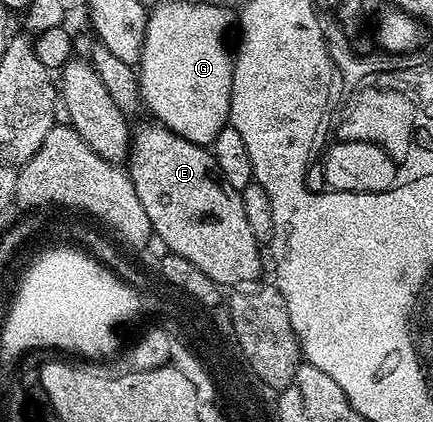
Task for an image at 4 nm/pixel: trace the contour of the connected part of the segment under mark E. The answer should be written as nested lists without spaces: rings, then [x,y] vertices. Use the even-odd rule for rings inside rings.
[[[152,124],[153,126],[141,126],[132,131],[131,149],[127,159],[127,173],[133,182],[135,192],[139,196],[139,204],[143,204],[143,209],[147,211],[147,220],[151,220],[151,228],[155,235],[156,241],[161,241],[165,245],[164,249],[170,254],[178,254],[187,260],[191,260],[191,264],[195,264],[195,268],[199,268],[199,272],[207,272],[207,276],[211,276],[211,280],[215,280],[218,286],[222,288],[233,288],[238,282],[258,281],[261,275],[261,250],[262,243],[258,242],[255,232],[251,232],[251,224],[247,224],[247,215],[243,212],[243,200],[240,193],[232,188],[221,179],[219,172],[219,164],[215,164],[212,149],[196,146],[191,140],[183,140],[183,136],[179,136],[175,132],[171,132],[163,125]]]

